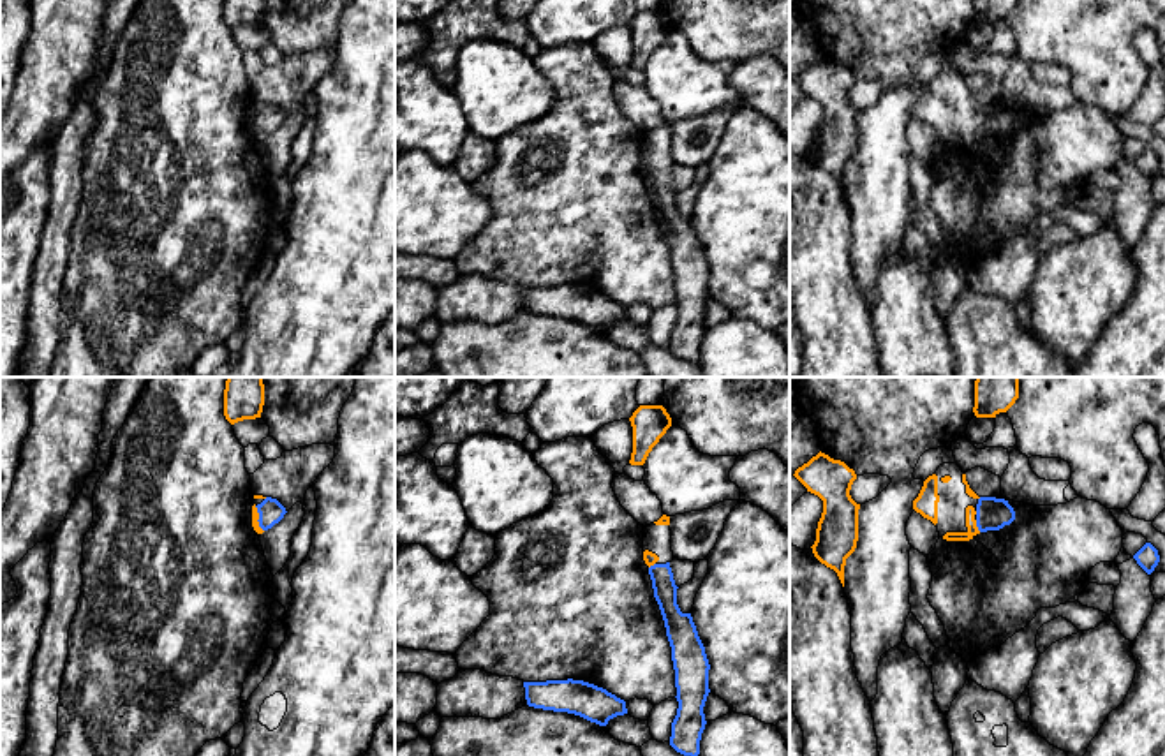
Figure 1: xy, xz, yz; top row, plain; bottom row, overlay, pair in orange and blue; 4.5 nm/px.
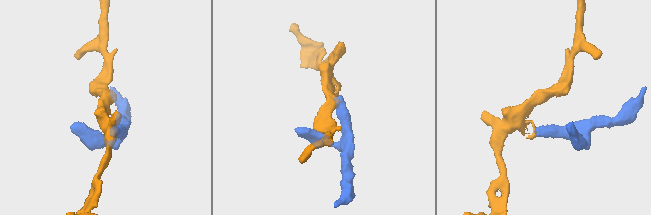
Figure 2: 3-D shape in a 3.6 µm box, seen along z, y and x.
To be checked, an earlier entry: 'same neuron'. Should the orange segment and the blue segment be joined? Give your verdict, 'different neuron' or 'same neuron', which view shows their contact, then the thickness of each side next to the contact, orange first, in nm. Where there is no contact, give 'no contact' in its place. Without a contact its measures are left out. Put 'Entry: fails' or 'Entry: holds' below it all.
same neuron; contact in xy; calibres 40 and 110 nm
Entry: holds

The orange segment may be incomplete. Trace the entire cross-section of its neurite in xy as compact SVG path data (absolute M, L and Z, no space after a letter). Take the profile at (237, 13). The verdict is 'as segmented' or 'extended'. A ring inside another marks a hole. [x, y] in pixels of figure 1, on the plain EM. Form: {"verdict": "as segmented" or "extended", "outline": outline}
{"verdict": "as segmented", "outline": "M224 0L224 21L231 30L261 23L263 11L264 0Z"}

